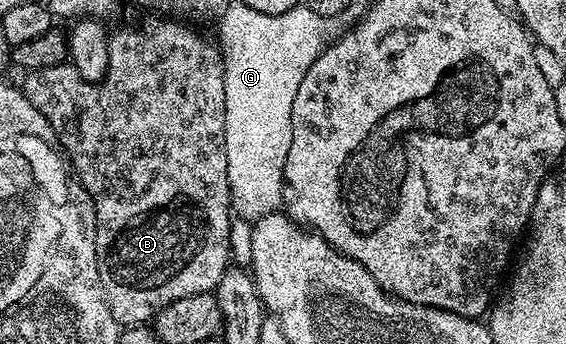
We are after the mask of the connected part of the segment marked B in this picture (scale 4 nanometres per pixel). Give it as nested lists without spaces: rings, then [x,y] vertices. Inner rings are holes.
[[[151,16],[140,30],[119,30],[116,34],[112,33],[108,44],[108,72],[102,82],[86,82],[78,75],[77,68],[70,64],[32,70],[24,77],[27,79],[21,82],[22,92],[29,104],[33,104],[33,108],[37,108],[37,112],[41,112],[41,116],[51,122],[58,145],[74,177],[86,188],[95,202],[95,243],[103,295],[107,298],[109,312],[113,312],[113,316],[123,328],[150,323],[166,306],[185,296],[212,293],[233,262],[230,246],[233,211],[229,176],[226,174],[223,56],[214,41],[206,42],[197,31],[190,28],[195,29],[179,20]]]

